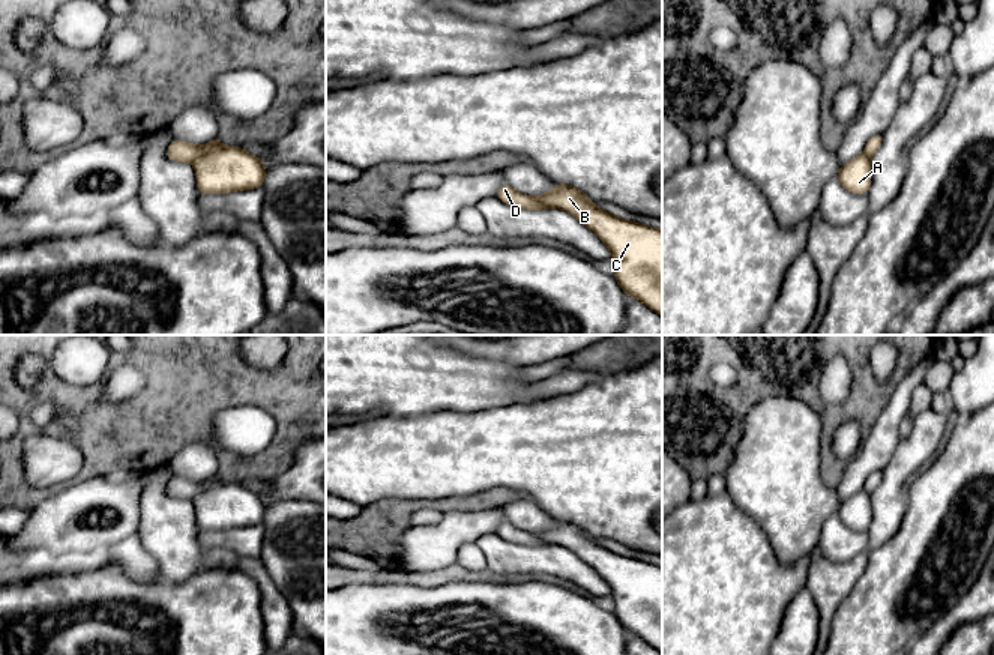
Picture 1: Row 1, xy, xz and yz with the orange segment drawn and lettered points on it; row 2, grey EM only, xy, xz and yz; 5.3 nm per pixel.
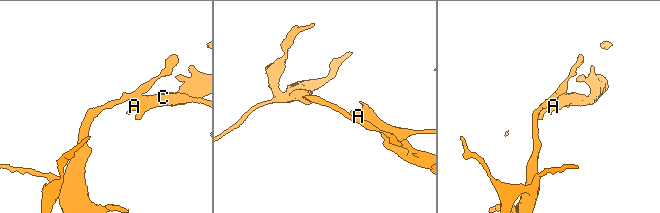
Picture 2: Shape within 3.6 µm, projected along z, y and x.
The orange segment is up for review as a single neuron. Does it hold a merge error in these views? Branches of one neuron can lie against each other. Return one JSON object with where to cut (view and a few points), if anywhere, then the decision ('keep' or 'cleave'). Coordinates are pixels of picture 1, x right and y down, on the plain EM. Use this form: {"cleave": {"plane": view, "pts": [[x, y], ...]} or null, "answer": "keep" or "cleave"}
{"cleave": {"plane": "xy", "pts": [[218, 481], [192, 499]]}, "answer": "cleave"}

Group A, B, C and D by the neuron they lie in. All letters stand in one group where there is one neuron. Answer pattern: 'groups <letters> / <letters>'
groups A B C / D

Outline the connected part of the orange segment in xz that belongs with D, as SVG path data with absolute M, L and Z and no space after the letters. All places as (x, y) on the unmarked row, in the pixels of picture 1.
M503 520L499 524L497 535L500 535L503 539L511 541L514 544L529 545L529 547L541 547L545 545L542 539L535 536L530 532L524 532L518 527L515 527L511 521Z

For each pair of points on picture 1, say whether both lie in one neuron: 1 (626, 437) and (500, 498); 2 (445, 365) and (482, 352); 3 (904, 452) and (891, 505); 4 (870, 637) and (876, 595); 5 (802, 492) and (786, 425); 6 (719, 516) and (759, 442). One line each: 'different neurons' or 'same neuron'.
1: different neurons
2: different neurons
3: same neuron
4: same neuron
5: same neuron
6: different neurons

